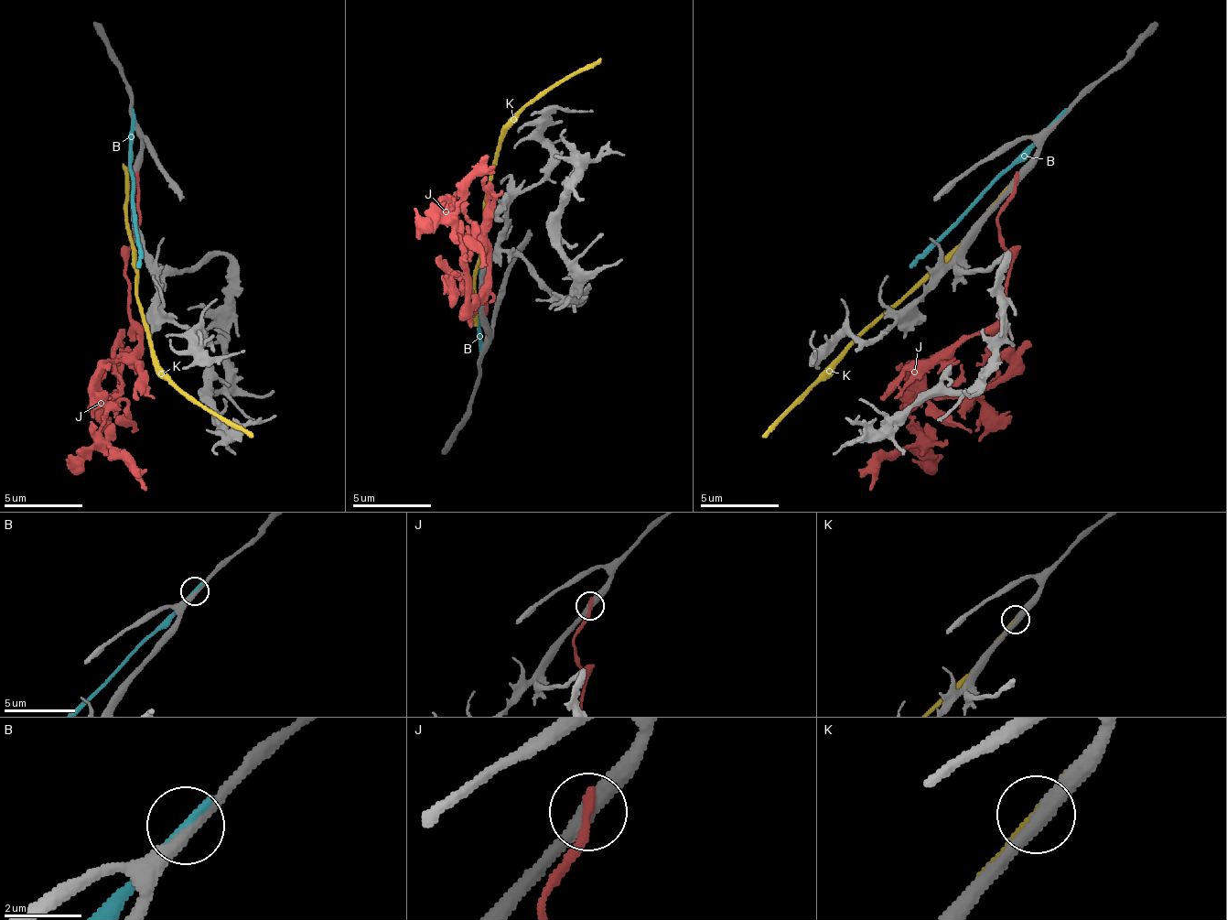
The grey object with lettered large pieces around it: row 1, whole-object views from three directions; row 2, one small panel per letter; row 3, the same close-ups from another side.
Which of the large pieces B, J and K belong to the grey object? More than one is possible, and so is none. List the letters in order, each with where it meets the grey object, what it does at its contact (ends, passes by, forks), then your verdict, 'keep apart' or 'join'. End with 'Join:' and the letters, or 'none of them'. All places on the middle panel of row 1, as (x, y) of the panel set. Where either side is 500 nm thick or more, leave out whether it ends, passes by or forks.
B: (481, 351) | it ends | keep apart
J: (485, 312) | it ends | keep apart
K: (477, 306) | it passes by | keep apart
Join: none of them

